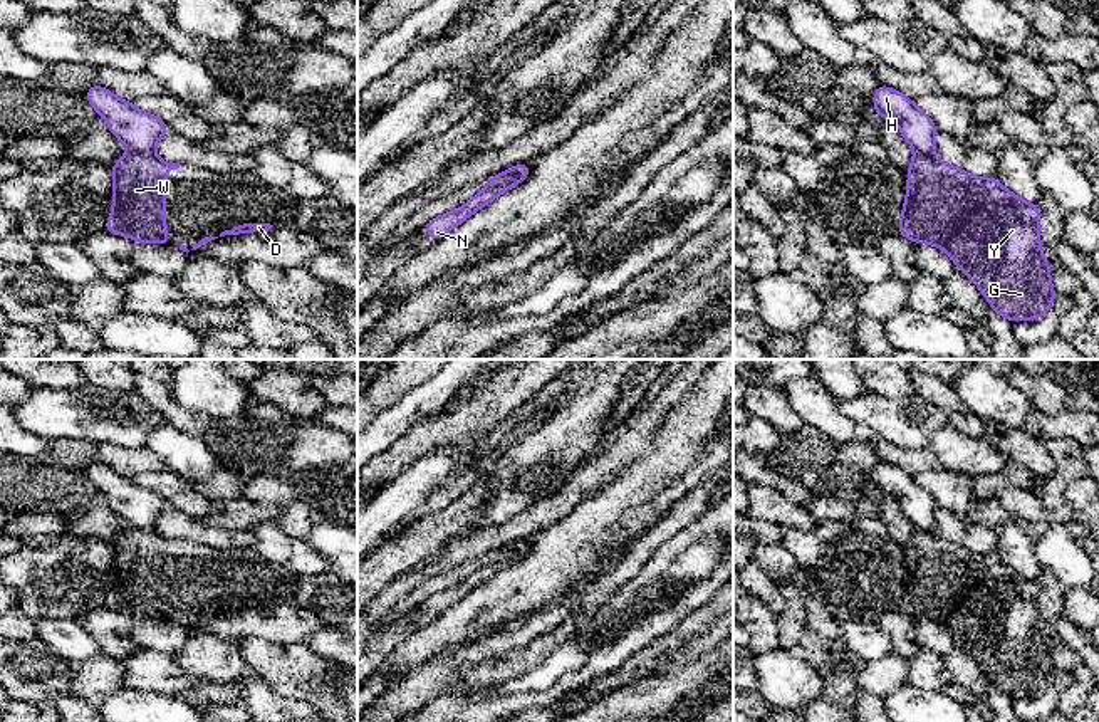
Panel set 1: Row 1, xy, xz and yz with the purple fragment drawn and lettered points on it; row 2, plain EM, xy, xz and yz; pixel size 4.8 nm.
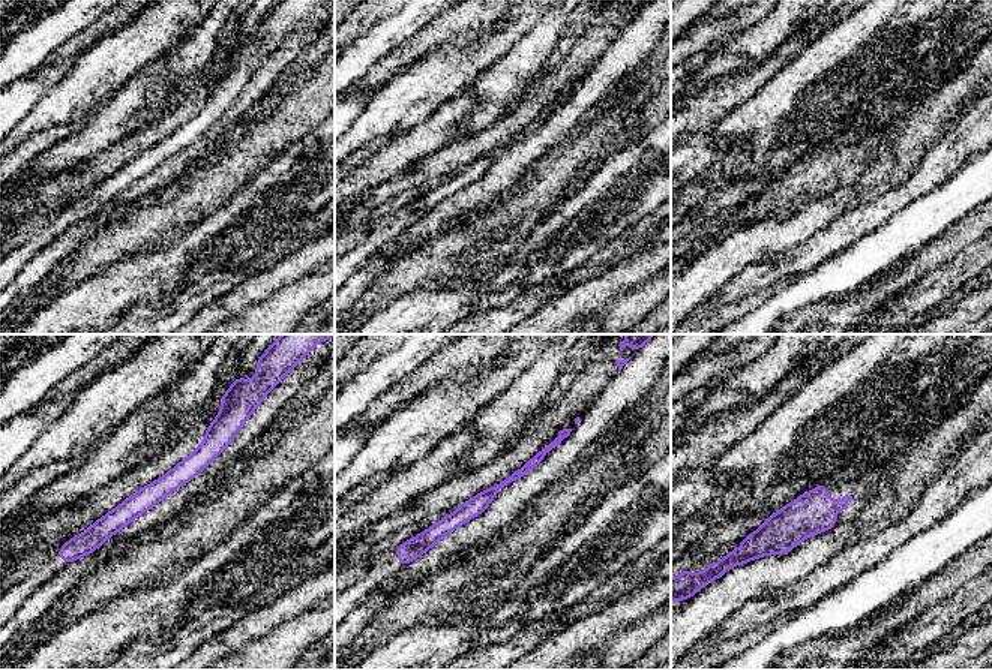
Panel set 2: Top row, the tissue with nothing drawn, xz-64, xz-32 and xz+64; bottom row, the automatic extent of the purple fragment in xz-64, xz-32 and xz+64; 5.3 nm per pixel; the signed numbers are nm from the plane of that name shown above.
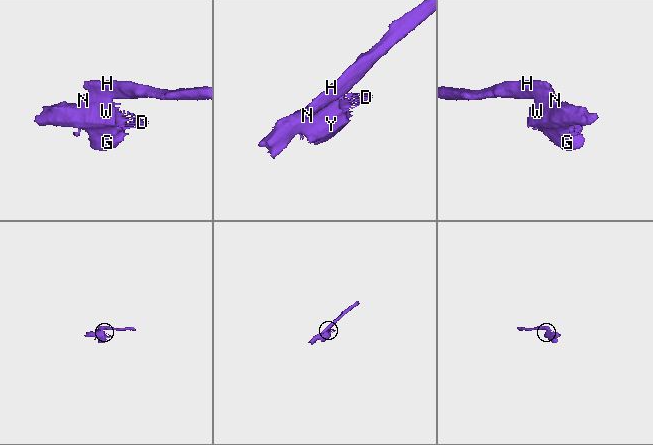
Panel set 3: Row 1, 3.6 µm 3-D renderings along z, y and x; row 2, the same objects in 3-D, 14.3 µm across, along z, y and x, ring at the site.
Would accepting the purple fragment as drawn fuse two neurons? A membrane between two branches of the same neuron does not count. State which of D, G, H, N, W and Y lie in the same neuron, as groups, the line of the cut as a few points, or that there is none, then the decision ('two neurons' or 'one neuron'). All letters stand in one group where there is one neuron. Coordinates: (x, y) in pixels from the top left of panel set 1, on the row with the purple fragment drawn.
D G W Y / H N; cut in xz along (520, 178), (514, 177), (479, 193); two neurons

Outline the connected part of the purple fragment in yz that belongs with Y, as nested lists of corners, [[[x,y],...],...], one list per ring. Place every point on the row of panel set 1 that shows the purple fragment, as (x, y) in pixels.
[[[914,153],[908,170],[901,237],[943,249],[958,270],[977,284],[993,312],[1012,322],[1035,321],[1052,309],[1057,292],[1050,282],[1052,269],[1040,249],[1037,203],[1020,200],[995,176],[973,176],[935,154]]]

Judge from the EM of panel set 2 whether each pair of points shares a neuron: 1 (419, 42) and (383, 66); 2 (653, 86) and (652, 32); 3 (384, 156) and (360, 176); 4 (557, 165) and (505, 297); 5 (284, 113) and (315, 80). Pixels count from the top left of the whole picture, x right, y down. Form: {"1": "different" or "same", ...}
{"1": "same", "2": "different", "3": "same", "4": "different", "5": "same"}

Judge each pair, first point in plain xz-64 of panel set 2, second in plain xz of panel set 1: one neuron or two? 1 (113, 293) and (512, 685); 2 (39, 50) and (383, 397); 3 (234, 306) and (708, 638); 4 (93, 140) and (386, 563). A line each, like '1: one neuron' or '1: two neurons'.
1: two neurons
2: two neurons
3: two neurons
4: one neuron

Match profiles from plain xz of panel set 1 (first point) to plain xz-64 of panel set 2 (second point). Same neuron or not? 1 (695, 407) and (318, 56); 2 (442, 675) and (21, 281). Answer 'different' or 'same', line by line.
1: different
2: different

